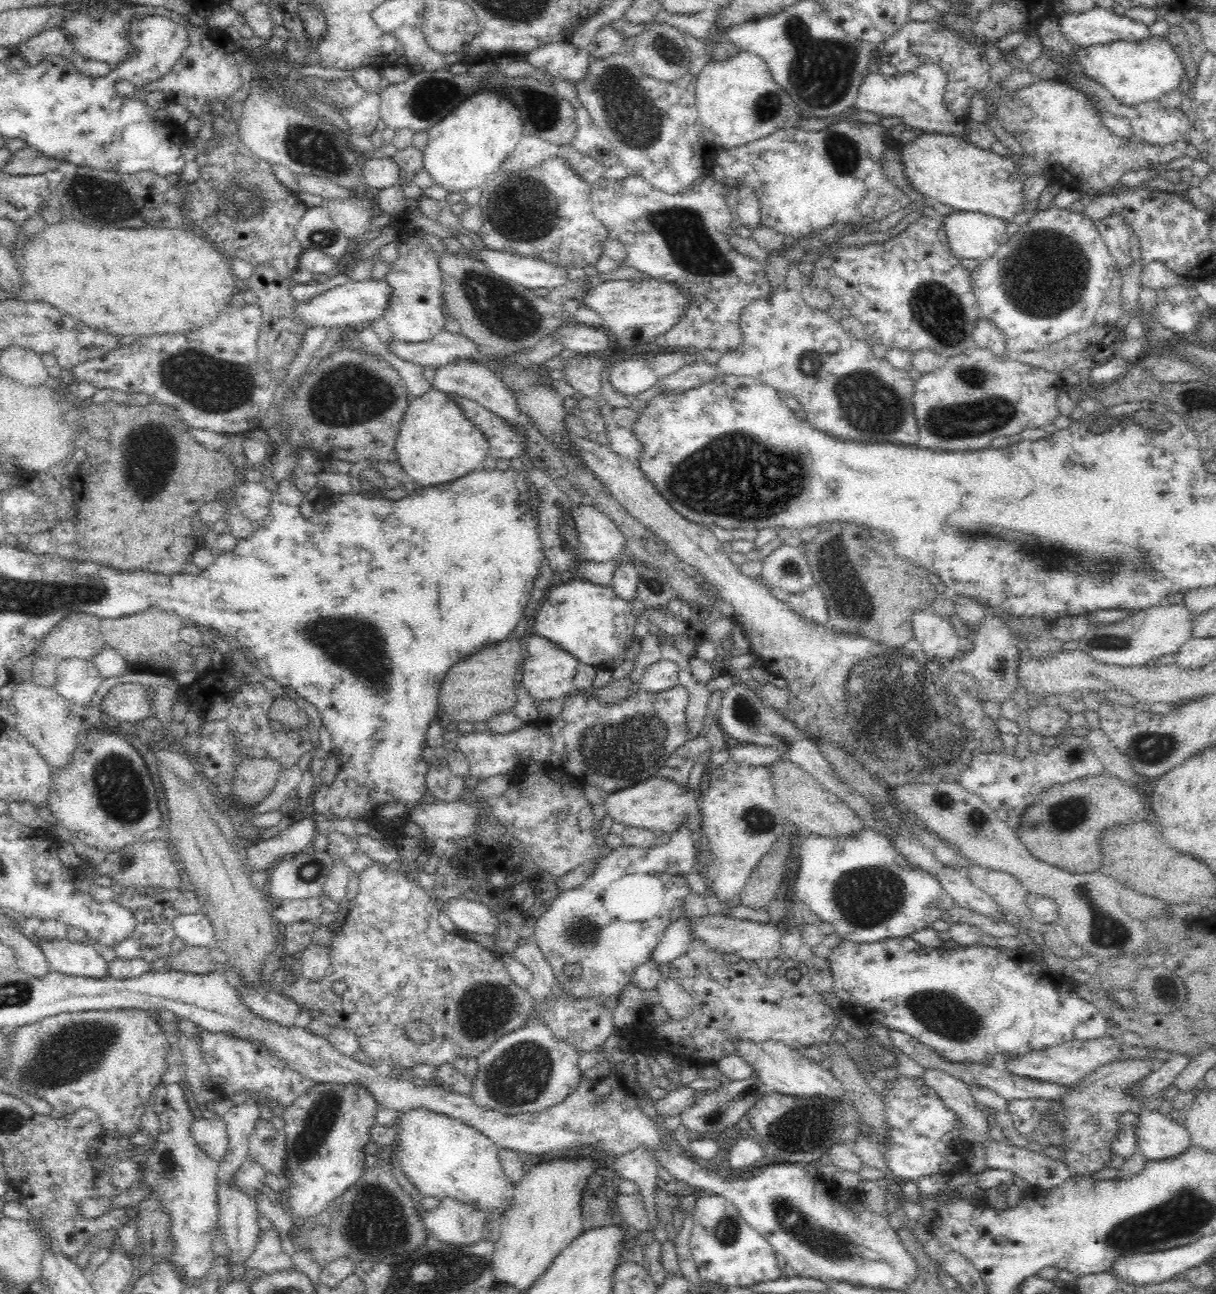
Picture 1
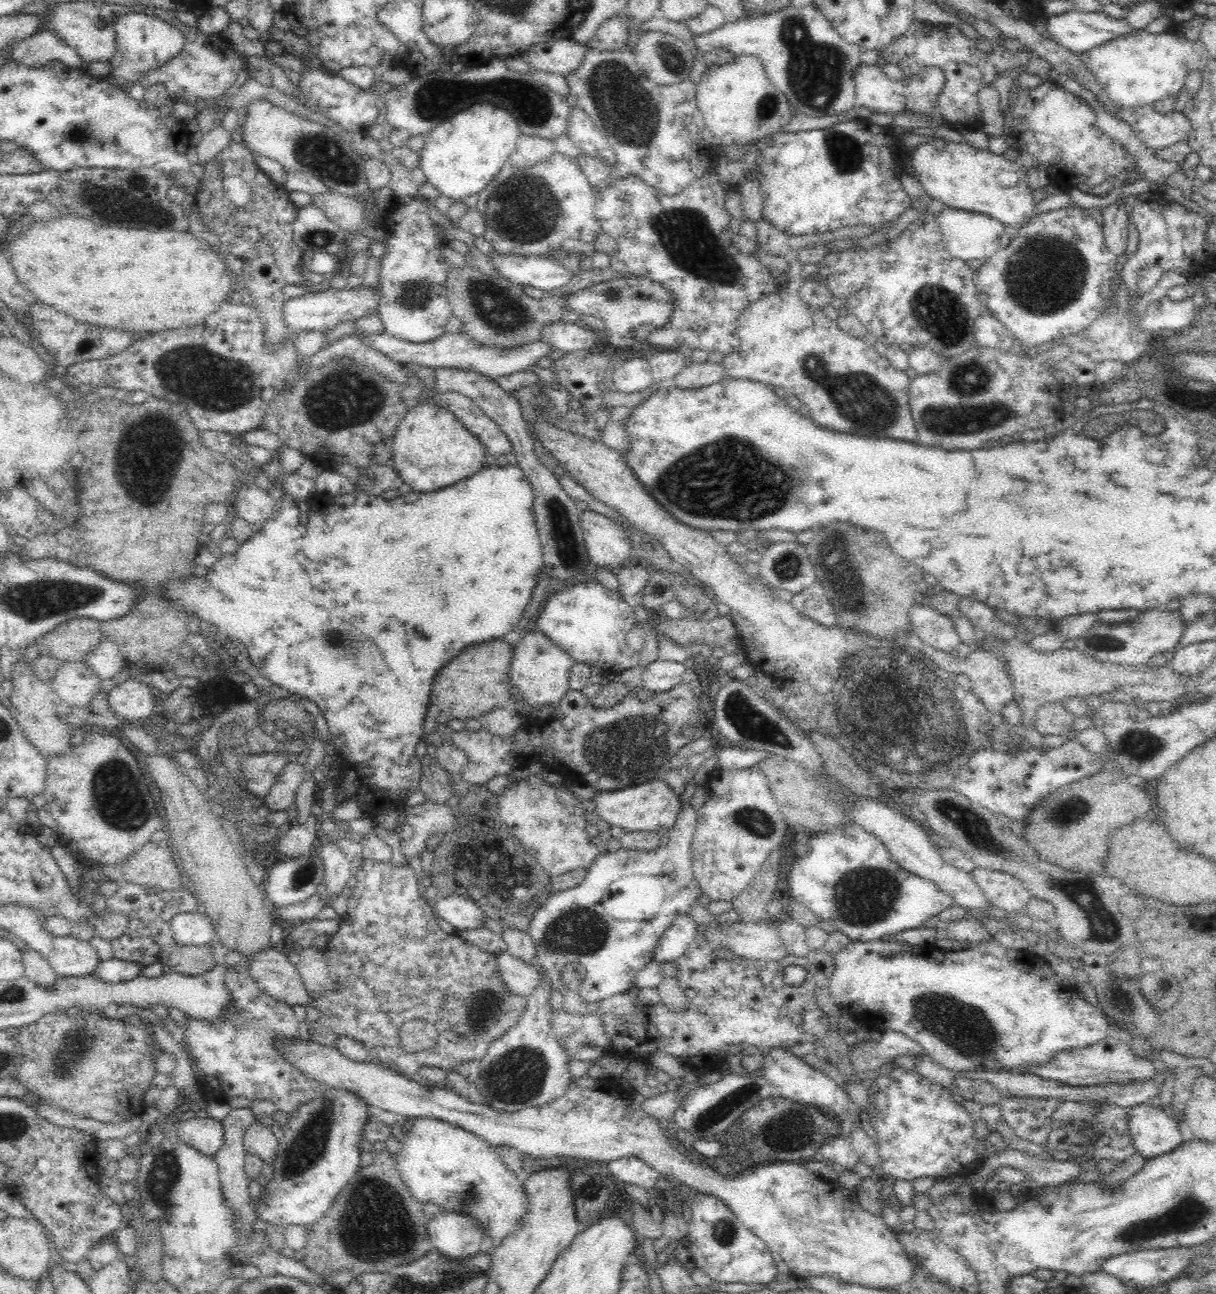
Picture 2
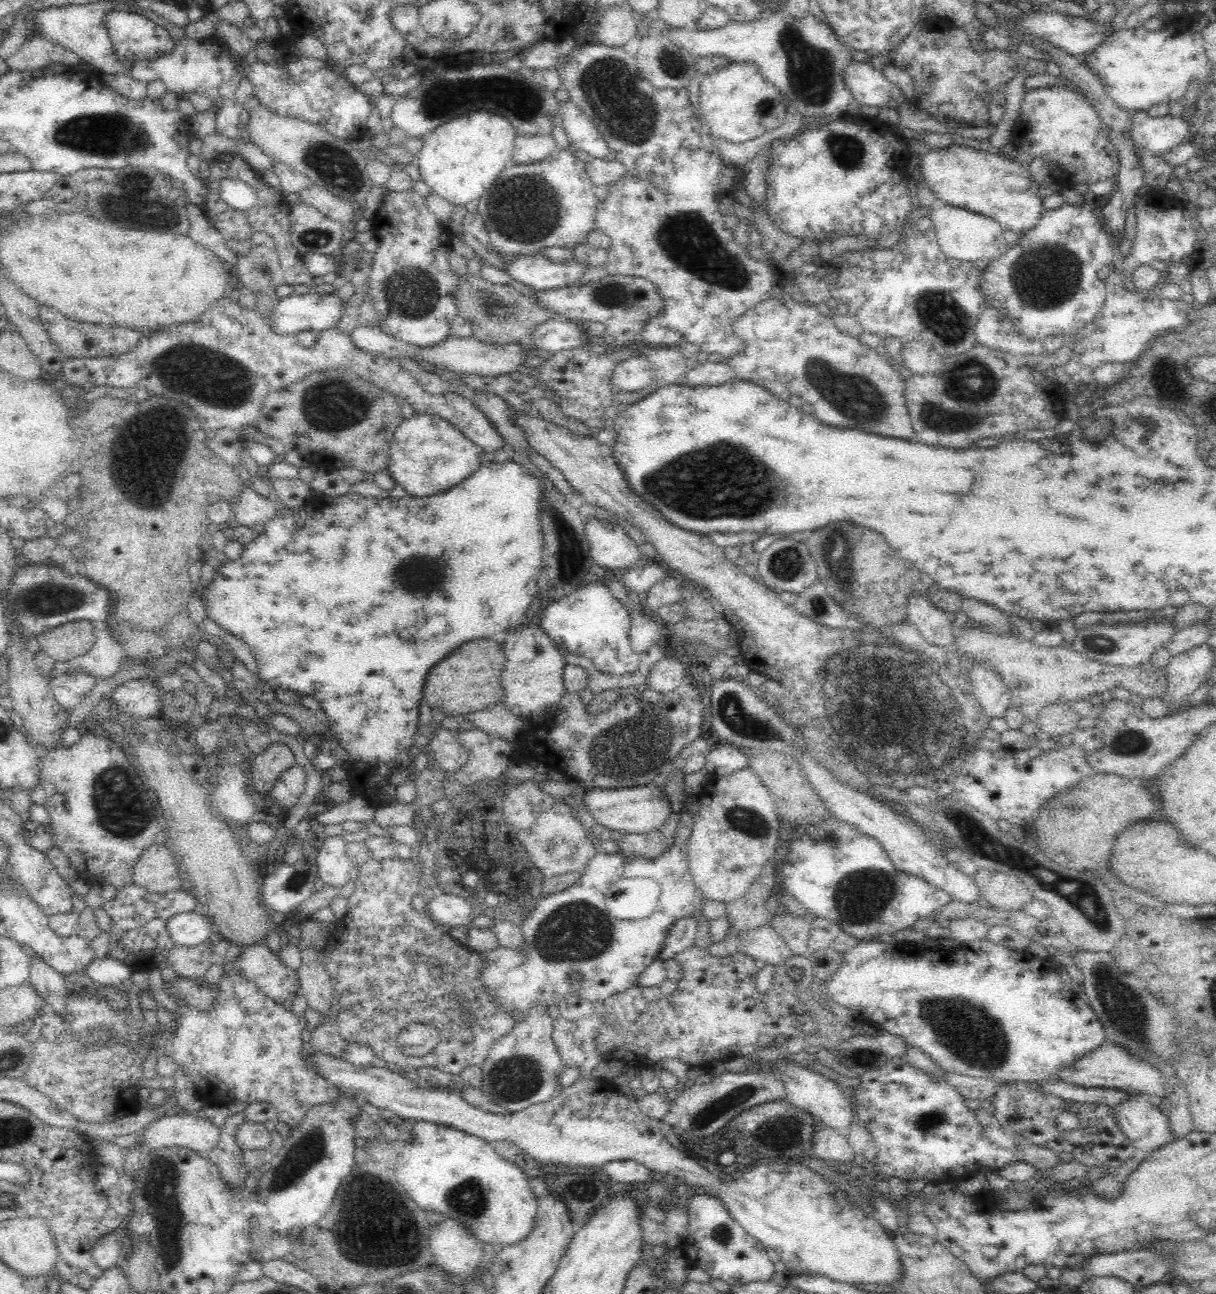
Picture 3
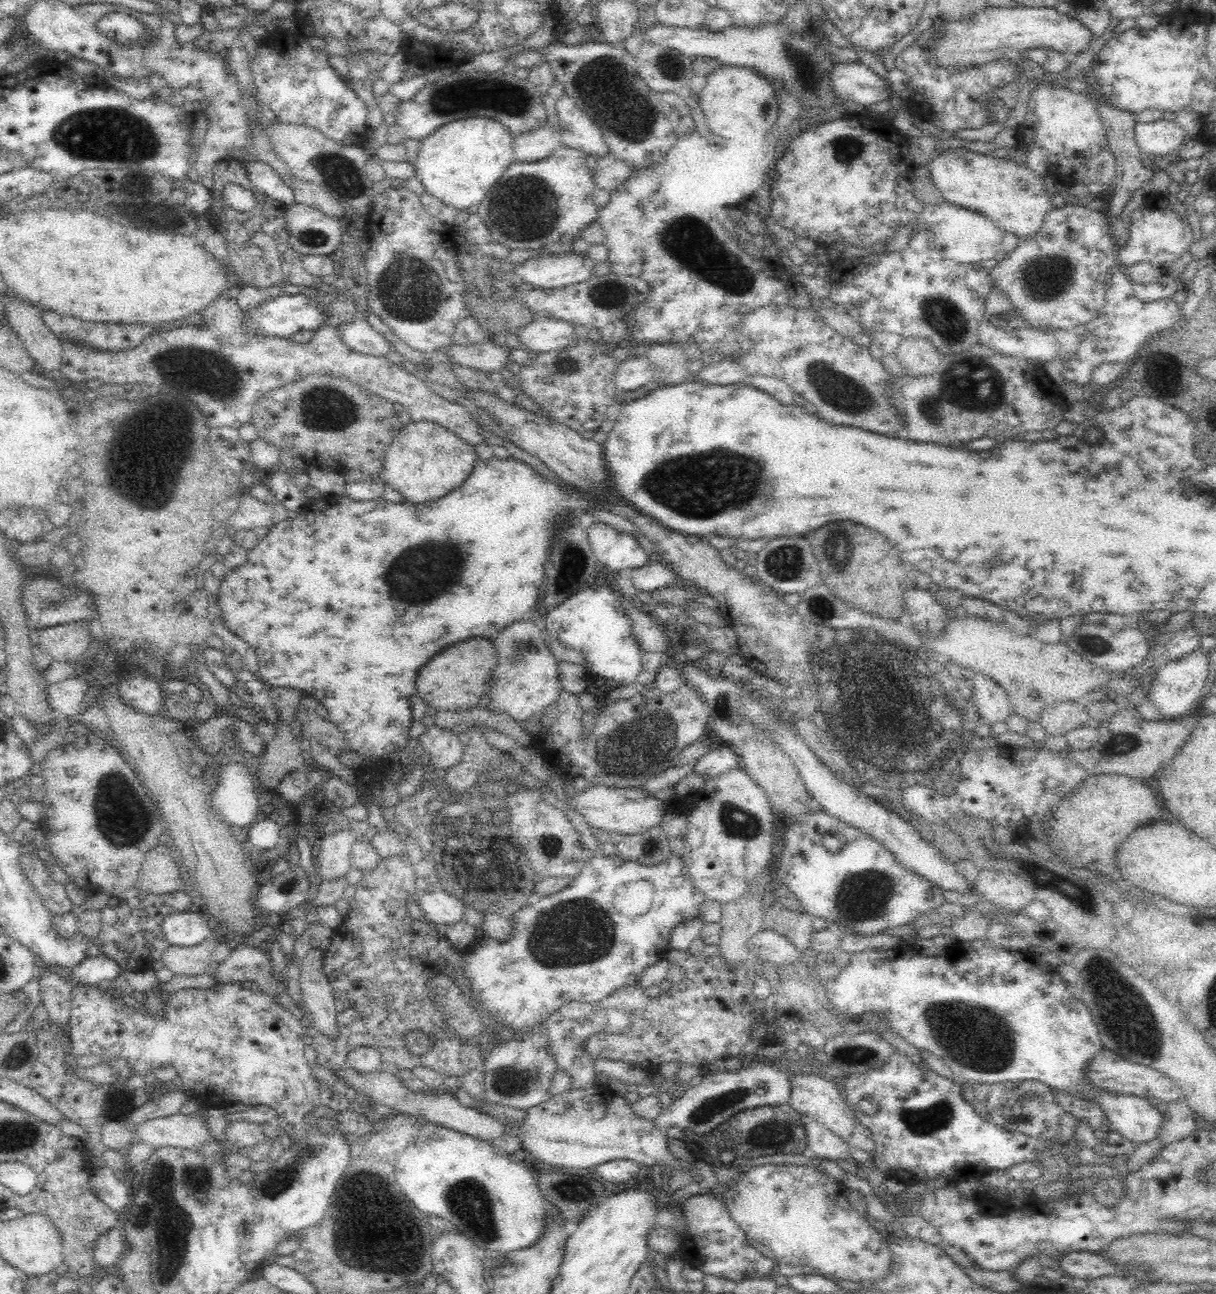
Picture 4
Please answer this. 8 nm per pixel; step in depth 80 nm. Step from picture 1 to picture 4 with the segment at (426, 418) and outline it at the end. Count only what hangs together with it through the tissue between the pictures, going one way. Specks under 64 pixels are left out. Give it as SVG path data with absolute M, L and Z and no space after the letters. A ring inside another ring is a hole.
M409 422L394 435L390 448L384 454L382 470L374 479L382 482L390 497L398 498L401 502L410 504L426 504L437 498L446 496L451 490L458 488L472 472L474 462L479 456L474 452L474 446L464 442L454 432L432 422Z

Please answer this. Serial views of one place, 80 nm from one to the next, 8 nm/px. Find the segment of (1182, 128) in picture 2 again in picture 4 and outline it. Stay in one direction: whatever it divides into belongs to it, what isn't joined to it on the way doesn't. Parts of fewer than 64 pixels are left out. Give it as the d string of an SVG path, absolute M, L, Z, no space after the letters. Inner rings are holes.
M1162 119L1148 124L1135 124L1134 135L1135 142L1147 160L1166 160L1188 139L1180 126Z

